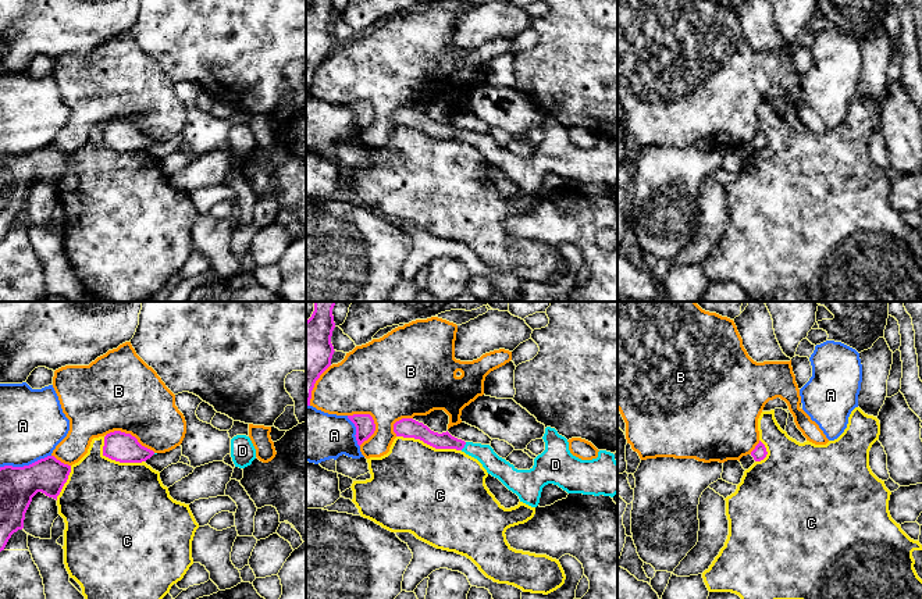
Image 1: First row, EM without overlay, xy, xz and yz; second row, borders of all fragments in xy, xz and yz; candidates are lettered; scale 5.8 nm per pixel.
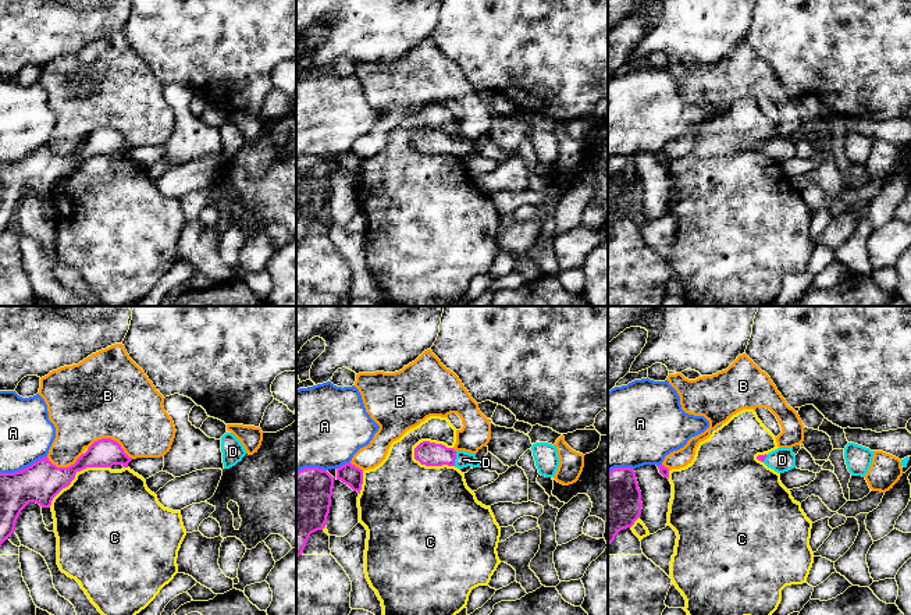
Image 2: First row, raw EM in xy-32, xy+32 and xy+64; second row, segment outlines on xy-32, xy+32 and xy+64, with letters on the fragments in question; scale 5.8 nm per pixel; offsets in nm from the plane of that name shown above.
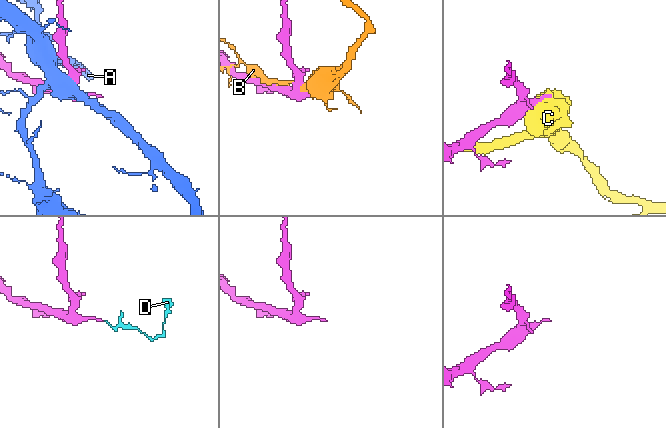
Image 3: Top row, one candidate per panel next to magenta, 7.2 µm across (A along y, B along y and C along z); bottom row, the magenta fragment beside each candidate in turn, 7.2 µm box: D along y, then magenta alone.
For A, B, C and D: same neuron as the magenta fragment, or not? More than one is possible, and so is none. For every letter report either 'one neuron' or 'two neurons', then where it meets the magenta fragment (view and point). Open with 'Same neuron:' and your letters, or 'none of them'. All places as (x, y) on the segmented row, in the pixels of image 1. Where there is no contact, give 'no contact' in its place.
Same neuron: D
A: two neurons | xy (25, 466)
B: two neurons | xz (374, 430)
C: two neurons | xz (429, 444)
D: one neuron | xz (463, 446)

